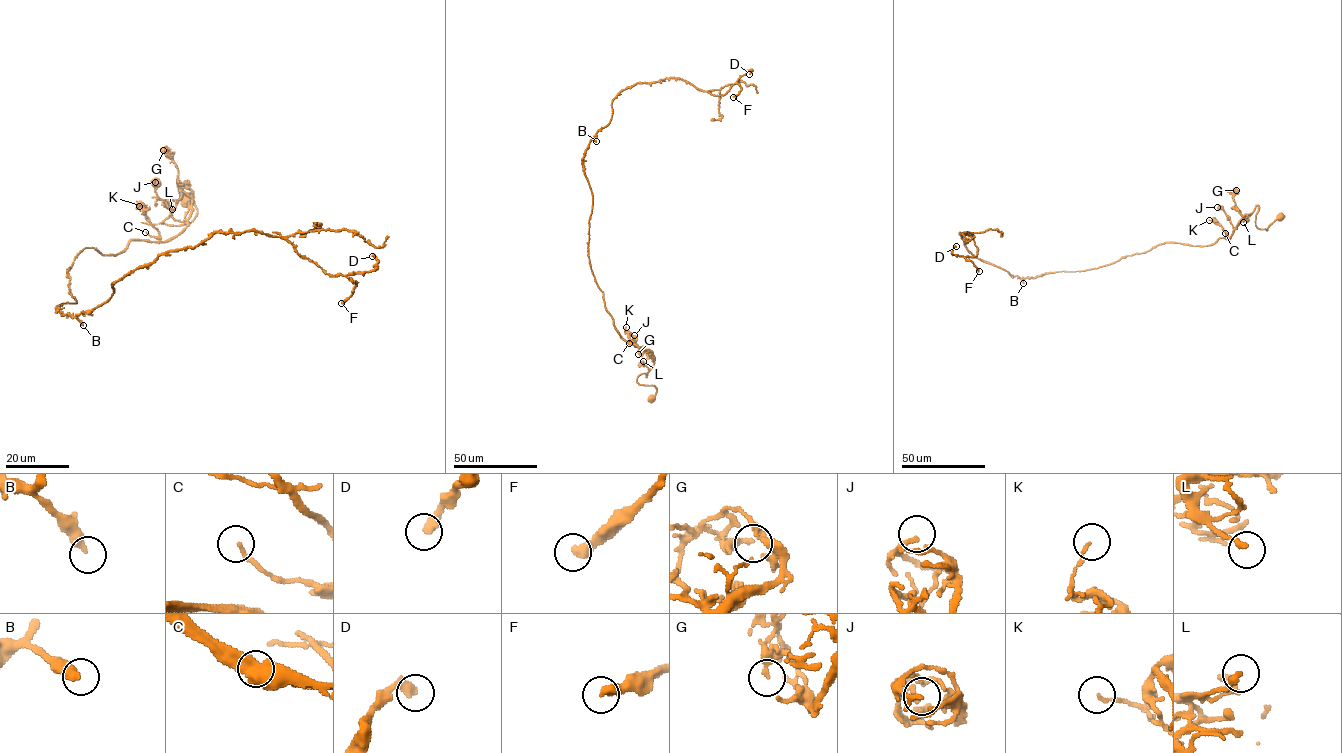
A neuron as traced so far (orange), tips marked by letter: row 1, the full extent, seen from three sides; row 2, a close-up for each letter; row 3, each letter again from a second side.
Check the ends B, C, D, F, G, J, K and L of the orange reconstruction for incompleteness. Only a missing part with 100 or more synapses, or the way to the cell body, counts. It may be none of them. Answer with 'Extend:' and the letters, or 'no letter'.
Extend: no letter

